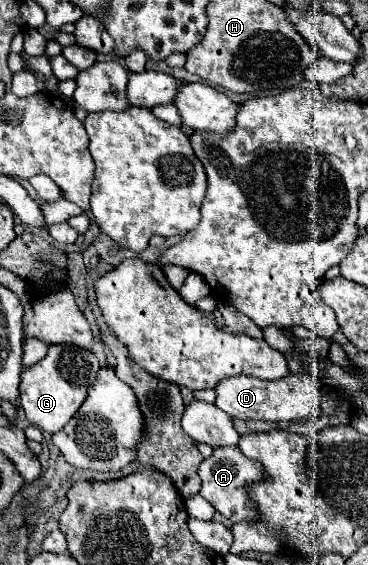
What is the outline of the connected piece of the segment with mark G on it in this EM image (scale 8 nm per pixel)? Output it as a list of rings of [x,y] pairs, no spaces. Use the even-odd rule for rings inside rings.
[[[50,346],[48,354],[30,368],[22,370],[20,382],[20,406],[26,412],[26,418],[38,426],[42,432],[56,434],[62,426],[78,412],[82,402],[88,396],[88,388],[96,382],[100,372],[100,362],[90,350],[76,346]],[[64,356],[64,358],[62,358]]]

